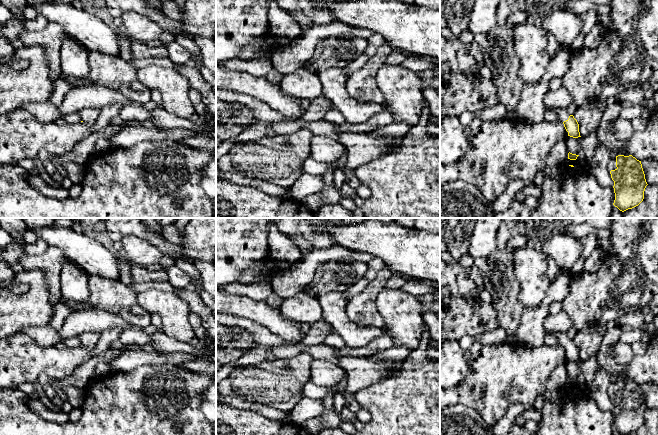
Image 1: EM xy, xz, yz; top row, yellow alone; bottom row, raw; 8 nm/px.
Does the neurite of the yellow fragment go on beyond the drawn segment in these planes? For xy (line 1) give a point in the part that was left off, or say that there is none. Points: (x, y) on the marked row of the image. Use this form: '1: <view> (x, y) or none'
1: none

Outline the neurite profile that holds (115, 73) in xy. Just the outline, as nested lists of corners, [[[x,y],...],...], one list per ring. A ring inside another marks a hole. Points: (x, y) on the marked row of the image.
[[[89,51],[88,61],[90,71],[86,77],[77,78],[66,74],[62,74],[61,77],[66,78],[72,85],[72,88],[81,87],[83,80],[89,80],[93,85],[105,86],[108,89],[120,92],[132,102],[140,105],[145,105],[151,100],[151,90],[140,82],[137,70],[121,57],[101,54],[97,51]]]

